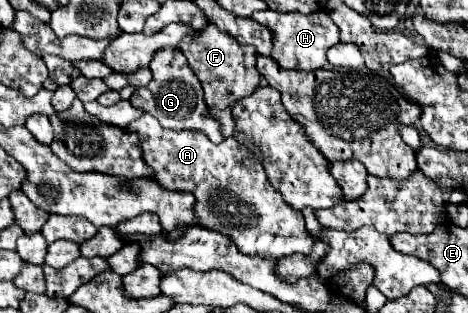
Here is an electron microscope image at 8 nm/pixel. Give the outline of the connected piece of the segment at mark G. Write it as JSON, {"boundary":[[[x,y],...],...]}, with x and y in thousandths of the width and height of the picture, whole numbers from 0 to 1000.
{"boundary":[[[353,150],[348,163],[331,169],[331,188],[323,195],[318,220],[327,227],[327,252],[314,278],[297,278],[280,304],[280,335],[323,361],[348,406],[357,412],[421,412],[447,431],[451,450],[468,457],[476,450],[476,431],[468,419],[468,393],[459,393],[442,367],[442,335],[434,323],[434,284],[425,272],[425,252],[400,208],[395,176],[374,150]]]}

